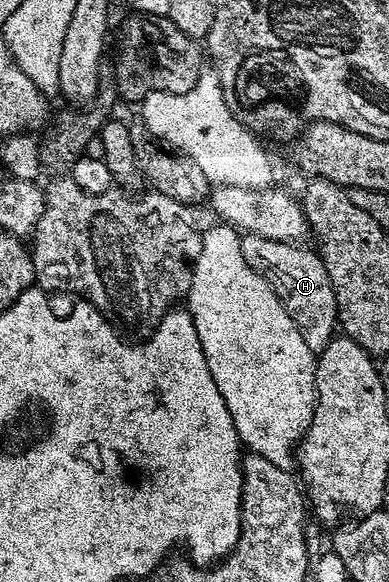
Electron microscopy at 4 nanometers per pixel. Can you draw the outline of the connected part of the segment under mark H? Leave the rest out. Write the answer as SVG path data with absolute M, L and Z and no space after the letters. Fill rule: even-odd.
M244 233L242 239L245 260L256 270L266 271L283 307L289 316L293 316L305 344L309 344L309 348L318 356L330 344L331 339L336 337L339 320L333 284L329 280L329 272L325 272L322 257L314 249L306 250L303 244L278 242L249 233Z

